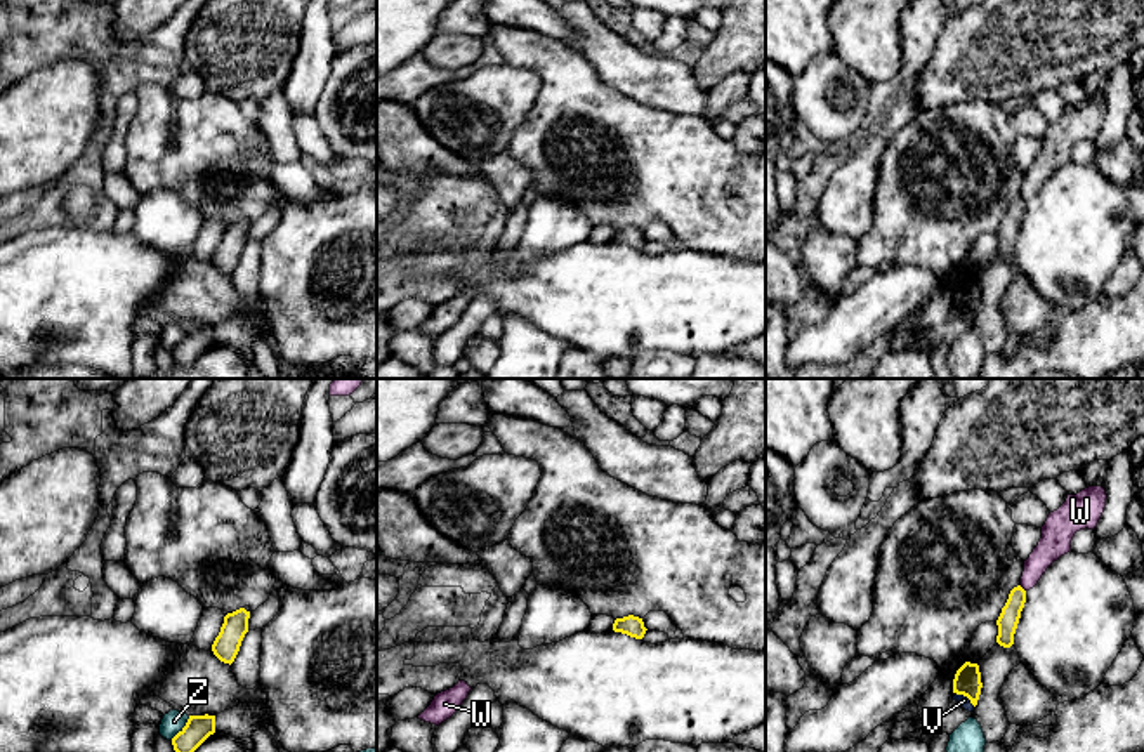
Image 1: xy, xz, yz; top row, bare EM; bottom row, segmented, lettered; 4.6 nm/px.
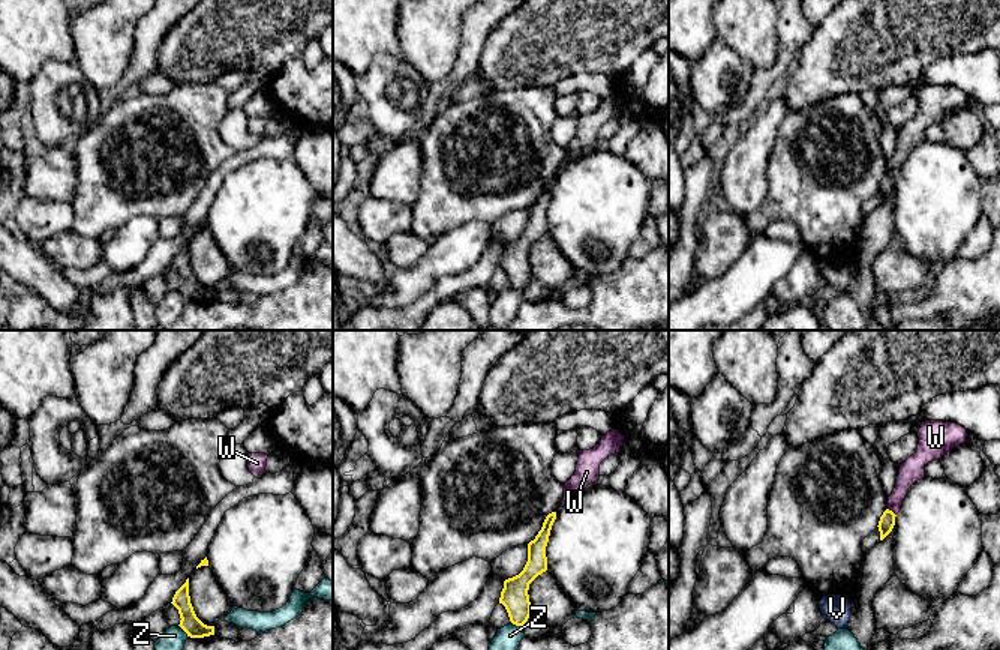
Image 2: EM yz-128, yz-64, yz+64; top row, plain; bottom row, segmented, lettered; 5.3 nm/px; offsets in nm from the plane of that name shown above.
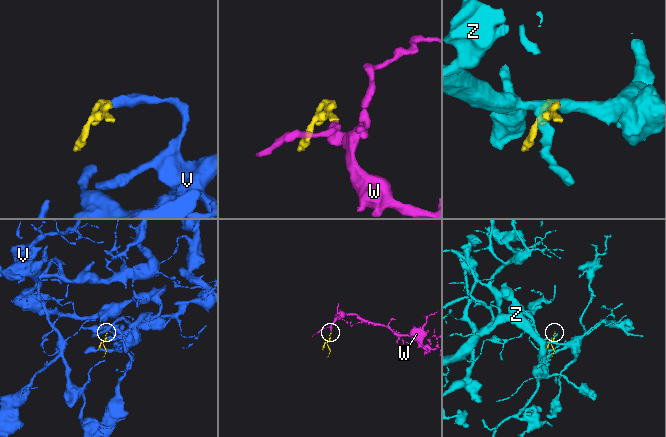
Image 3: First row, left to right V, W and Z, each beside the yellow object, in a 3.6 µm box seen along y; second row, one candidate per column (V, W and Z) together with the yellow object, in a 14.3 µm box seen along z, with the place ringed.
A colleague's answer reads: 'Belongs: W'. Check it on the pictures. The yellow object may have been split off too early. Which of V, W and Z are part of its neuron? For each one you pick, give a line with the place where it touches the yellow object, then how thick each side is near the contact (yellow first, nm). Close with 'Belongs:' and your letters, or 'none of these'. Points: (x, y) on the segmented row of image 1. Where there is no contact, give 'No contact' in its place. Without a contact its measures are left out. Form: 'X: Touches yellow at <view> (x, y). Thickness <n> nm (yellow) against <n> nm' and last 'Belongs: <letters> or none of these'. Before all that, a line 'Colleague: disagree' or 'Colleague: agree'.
Colleague: agree
W: Touches yellow at yz (1023, 589). Thickness 100 nm (yellow) against 130 nm
Belongs: W

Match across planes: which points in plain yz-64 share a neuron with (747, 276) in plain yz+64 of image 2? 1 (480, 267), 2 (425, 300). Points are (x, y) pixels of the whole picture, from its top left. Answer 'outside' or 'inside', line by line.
1: outside
2: outside

